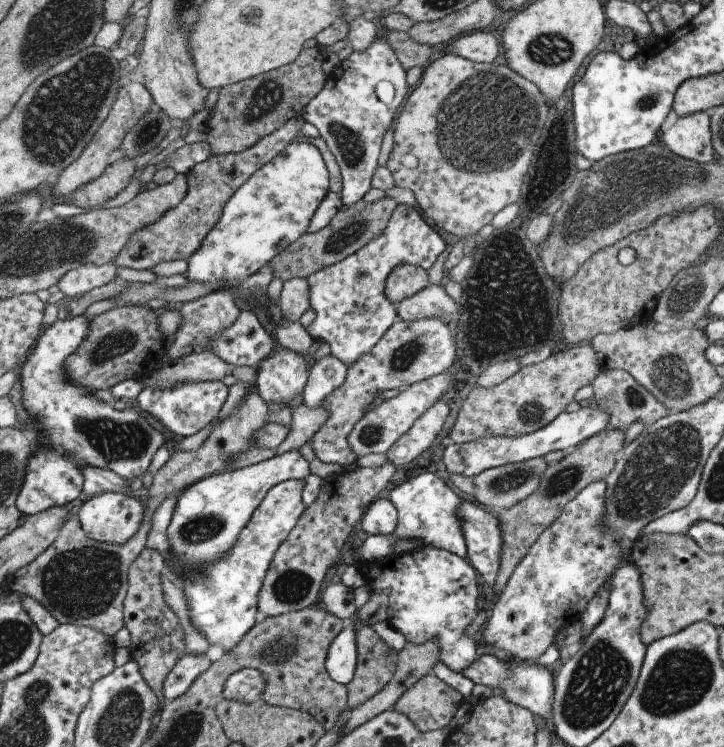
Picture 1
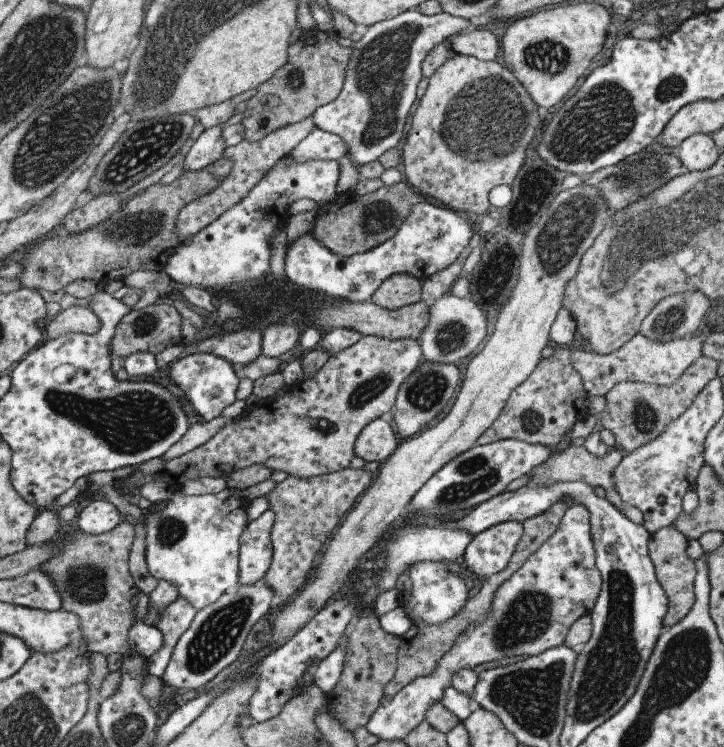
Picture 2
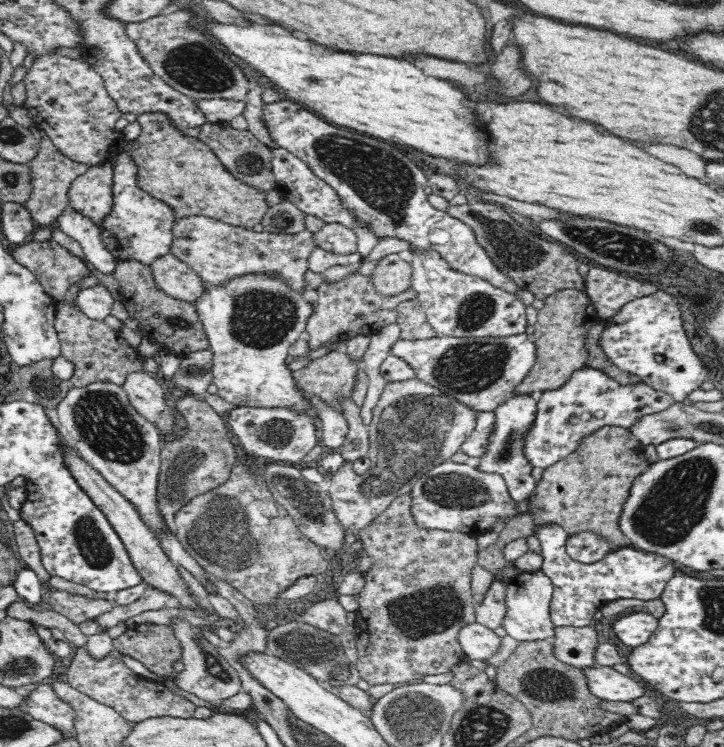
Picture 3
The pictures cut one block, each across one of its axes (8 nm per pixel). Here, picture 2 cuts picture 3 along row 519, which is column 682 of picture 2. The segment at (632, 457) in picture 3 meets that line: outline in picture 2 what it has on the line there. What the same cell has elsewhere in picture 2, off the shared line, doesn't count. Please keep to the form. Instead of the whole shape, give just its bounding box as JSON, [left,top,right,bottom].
[647,525,697,627]

